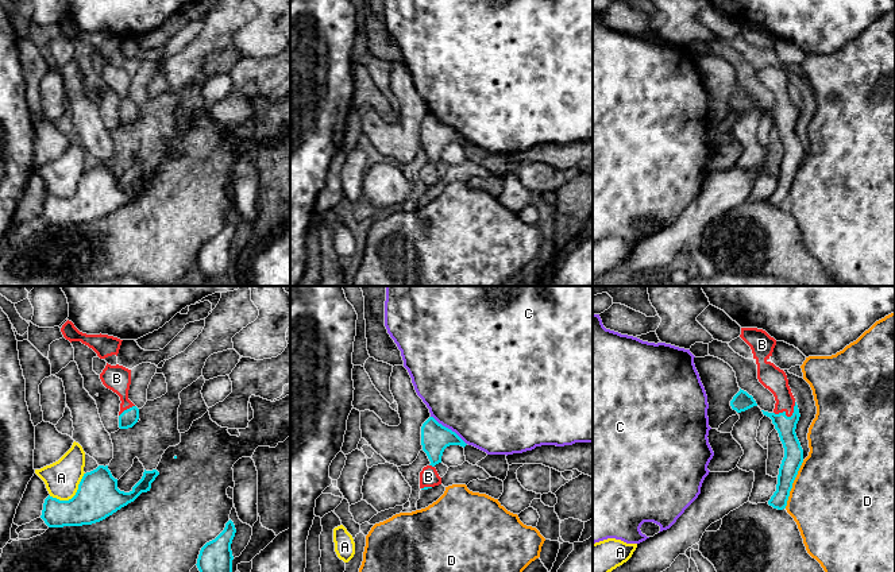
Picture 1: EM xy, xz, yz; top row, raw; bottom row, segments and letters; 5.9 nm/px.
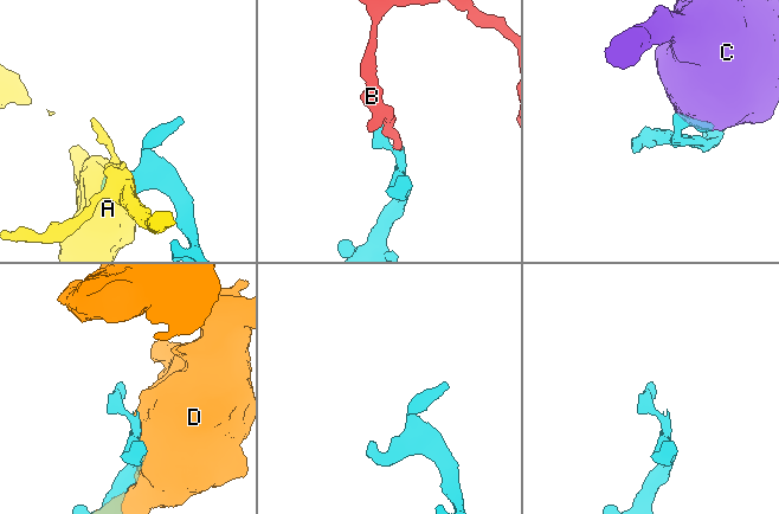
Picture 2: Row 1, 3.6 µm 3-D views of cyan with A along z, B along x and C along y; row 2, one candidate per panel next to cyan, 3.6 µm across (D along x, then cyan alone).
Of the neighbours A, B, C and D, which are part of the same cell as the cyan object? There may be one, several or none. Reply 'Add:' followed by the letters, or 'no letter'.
Add: B

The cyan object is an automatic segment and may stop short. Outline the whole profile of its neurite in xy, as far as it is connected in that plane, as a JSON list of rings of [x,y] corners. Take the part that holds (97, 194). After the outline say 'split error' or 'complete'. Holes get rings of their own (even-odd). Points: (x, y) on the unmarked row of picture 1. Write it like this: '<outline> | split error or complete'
[[[108,163],[84,171],[76,193],[69,198],[47,194],[40,216],[49,225],[92,223],[105,217],[121,205],[134,200],[142,190],[151,186],[159,173],[157,167],[143,170],[142,177],[130,190],[117,186]]] | complete

